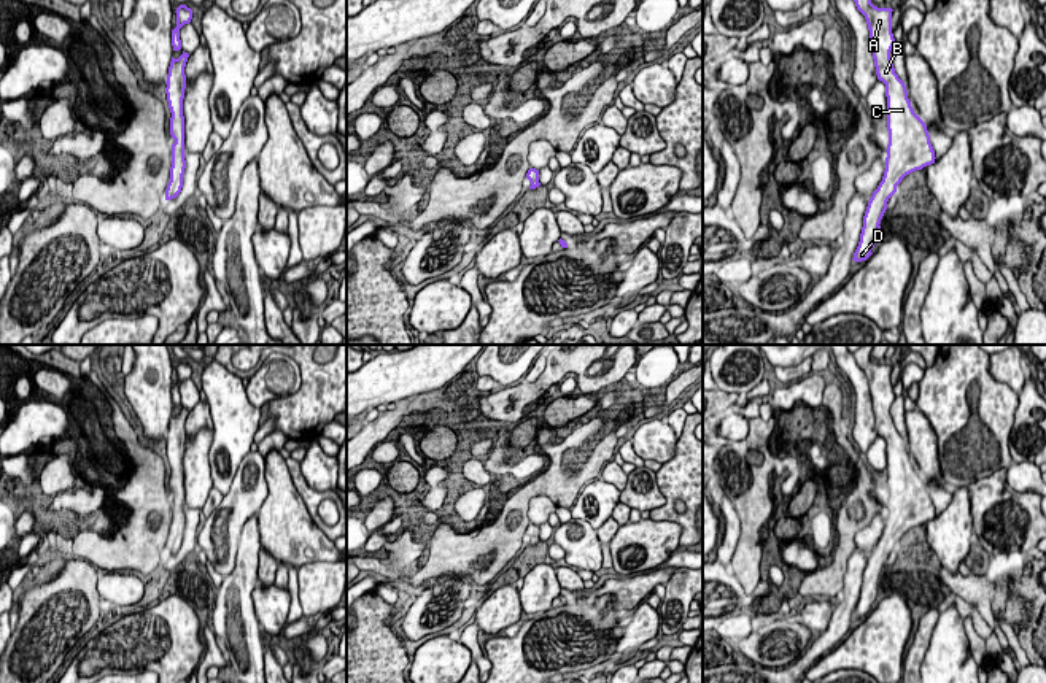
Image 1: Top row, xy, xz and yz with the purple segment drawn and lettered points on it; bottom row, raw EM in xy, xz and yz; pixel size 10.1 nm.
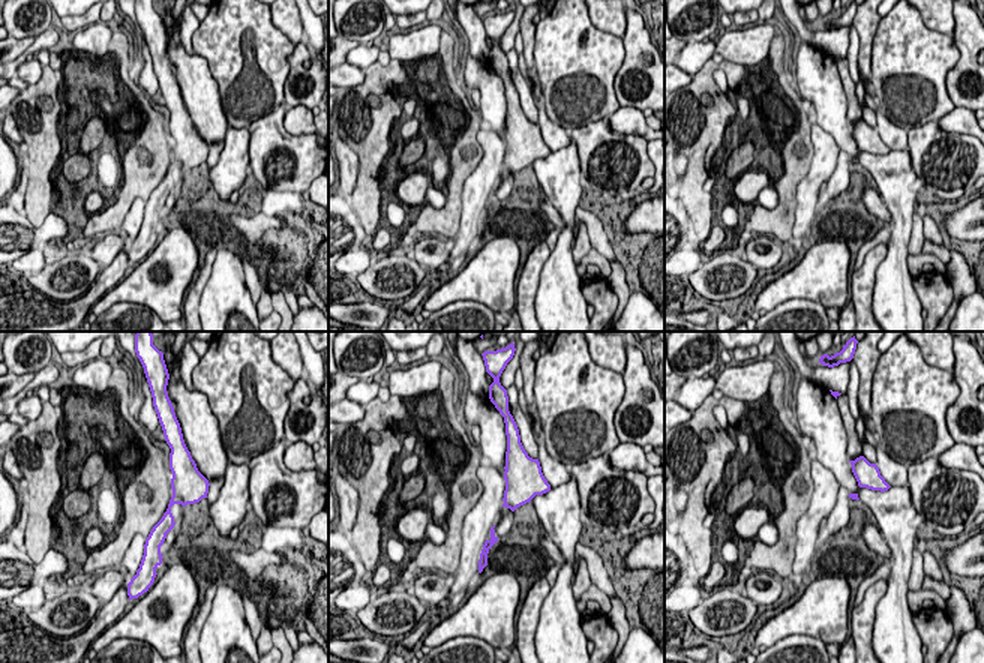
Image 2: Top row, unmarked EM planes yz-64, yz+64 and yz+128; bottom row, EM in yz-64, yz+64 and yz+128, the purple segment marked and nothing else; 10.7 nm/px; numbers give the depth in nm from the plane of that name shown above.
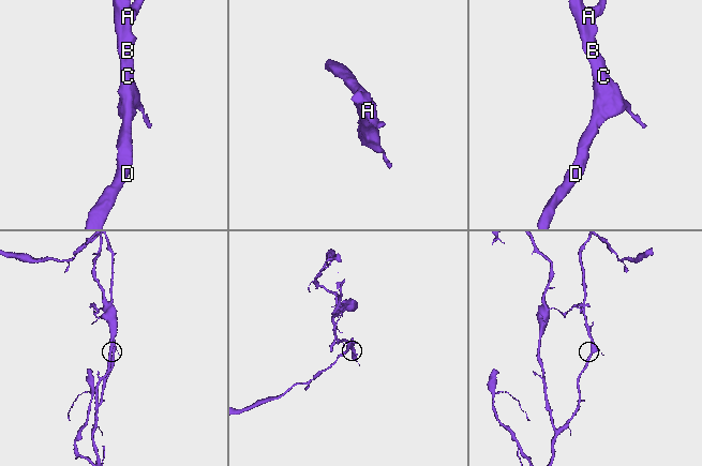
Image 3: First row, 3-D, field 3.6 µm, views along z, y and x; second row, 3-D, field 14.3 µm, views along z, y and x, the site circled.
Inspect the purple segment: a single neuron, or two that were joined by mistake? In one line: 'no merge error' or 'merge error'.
no merge error

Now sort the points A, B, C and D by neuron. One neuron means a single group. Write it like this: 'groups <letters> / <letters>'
groups A B C D

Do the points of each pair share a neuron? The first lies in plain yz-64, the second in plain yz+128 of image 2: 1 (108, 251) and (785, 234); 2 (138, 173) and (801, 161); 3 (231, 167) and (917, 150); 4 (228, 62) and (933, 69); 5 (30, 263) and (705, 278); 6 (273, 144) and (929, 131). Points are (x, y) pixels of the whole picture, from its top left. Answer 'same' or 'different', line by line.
1: different
2: same
3: different
4: same
5: different
6: same

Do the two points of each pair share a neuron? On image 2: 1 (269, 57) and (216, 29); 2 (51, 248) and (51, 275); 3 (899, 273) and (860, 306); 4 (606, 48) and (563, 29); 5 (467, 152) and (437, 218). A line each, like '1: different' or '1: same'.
1: same
2: different
3: different
4: same
5: same

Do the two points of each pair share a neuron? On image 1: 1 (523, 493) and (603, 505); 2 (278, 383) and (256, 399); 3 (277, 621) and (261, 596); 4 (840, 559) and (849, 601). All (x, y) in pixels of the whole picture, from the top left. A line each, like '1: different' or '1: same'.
1: different
2: same
3: same
4: different

